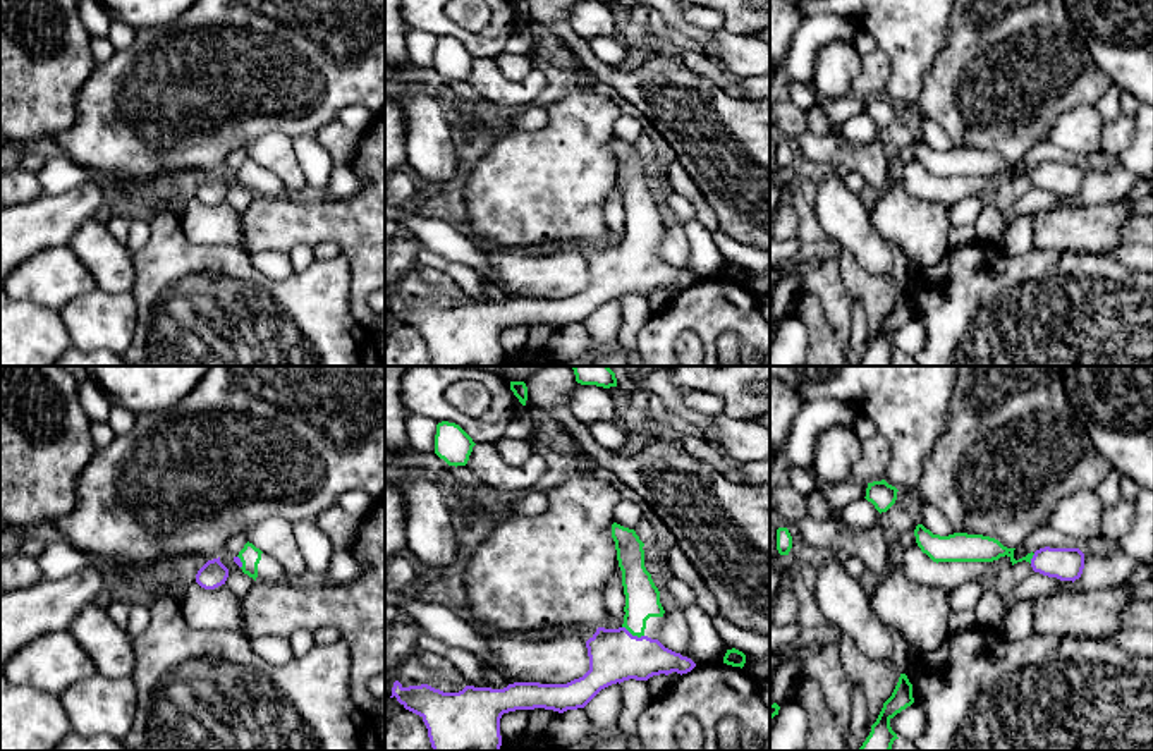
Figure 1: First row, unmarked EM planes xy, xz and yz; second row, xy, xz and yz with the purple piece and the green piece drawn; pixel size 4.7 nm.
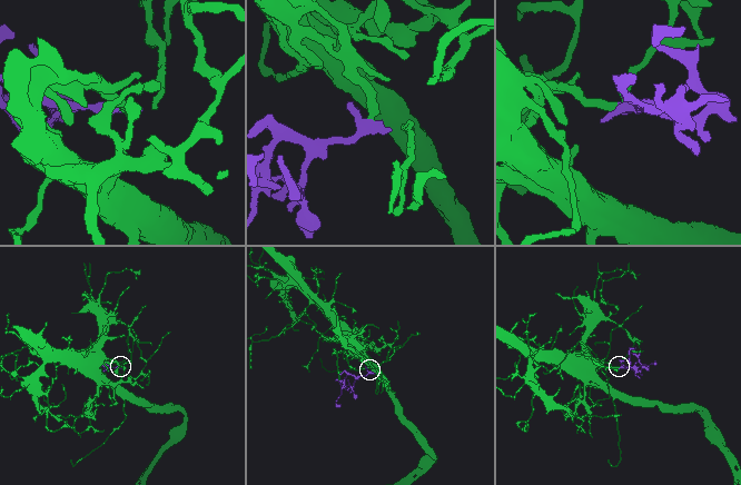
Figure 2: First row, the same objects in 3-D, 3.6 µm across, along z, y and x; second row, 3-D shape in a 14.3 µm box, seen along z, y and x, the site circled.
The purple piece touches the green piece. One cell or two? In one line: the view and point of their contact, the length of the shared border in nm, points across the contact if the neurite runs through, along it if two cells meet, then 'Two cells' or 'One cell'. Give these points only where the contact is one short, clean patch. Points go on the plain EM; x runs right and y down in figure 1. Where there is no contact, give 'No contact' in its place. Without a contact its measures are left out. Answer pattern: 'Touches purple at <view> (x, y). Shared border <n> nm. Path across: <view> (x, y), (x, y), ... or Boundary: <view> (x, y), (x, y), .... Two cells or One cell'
Touches purple at xz (631, 250). Shared border 120 nm. Path across: xz (616, 270), (631, 250), (641, 210). One cell

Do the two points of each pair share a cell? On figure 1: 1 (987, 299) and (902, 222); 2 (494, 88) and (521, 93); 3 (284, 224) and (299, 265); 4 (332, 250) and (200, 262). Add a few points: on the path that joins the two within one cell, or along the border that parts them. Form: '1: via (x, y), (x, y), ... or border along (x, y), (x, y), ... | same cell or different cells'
1: border along (947, 248), (937, 263), (927, 268), (915, 267) | different cells
2: via (500, 90), (514, 91) | same cell
3: border along (311, 244), (294, 244), (287, 251) | different cells
4: border along (341, 253), (315, 260) | different cells

